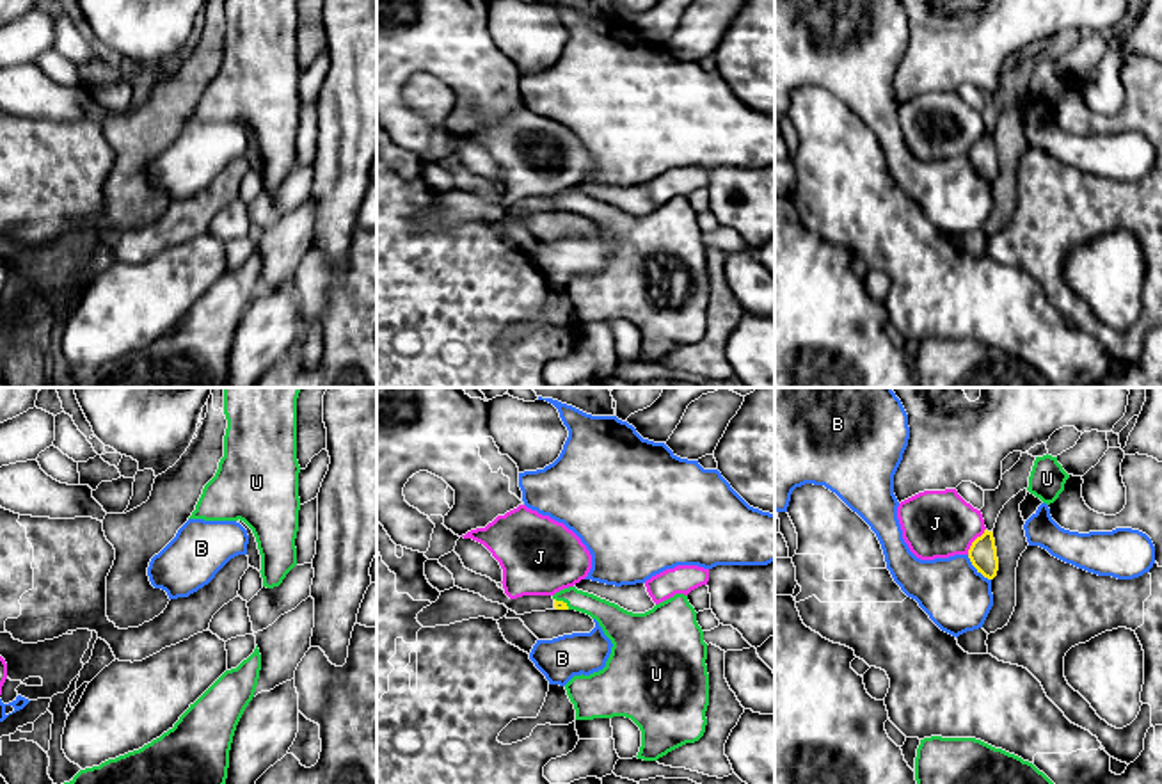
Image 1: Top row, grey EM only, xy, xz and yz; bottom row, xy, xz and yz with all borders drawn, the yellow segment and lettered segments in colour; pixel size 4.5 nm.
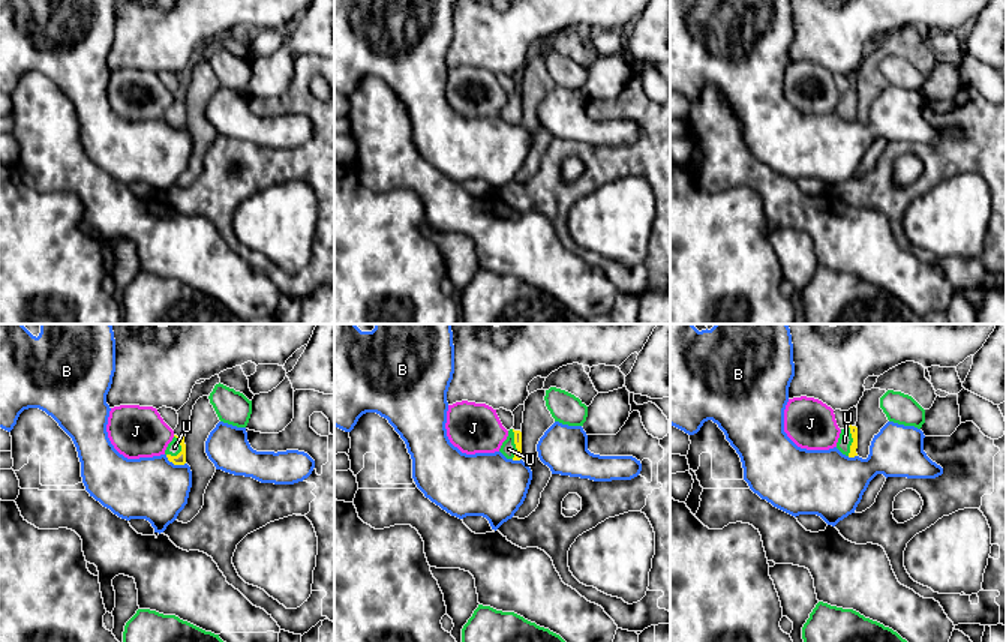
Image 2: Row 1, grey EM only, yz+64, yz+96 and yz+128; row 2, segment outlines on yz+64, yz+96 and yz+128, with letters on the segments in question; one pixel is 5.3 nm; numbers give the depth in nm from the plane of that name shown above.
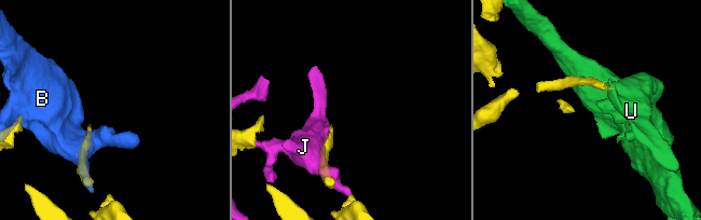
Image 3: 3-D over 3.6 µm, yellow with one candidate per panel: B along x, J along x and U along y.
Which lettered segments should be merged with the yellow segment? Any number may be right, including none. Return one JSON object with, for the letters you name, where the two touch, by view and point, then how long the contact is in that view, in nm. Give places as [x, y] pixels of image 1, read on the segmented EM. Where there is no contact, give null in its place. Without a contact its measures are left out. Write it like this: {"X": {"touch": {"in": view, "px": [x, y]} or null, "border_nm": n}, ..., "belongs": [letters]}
{"U": {"touch": {"in": "xz", "px": [562, 601]}, "border_nm": 90}, "belongs": ["U"]}

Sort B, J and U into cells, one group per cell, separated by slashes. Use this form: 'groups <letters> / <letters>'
groups B / J / U

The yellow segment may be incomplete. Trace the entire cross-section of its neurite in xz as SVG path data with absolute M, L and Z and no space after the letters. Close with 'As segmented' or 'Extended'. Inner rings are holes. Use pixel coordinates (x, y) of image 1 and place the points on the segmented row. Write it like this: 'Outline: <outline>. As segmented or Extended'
Outline: M576 587L556 592L553 599L556 610L576 610L595 619L613 644L602 670L574 676L565 684L576 720L631 718L641 731L636 757L643 761L657 761L704 736L709 706L707 644L688 596L675 594L645 613L627 612Z. Extended

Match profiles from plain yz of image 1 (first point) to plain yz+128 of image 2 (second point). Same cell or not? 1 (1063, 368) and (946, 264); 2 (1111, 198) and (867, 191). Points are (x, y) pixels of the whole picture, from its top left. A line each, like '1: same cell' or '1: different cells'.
1: different cells
2: same cell

